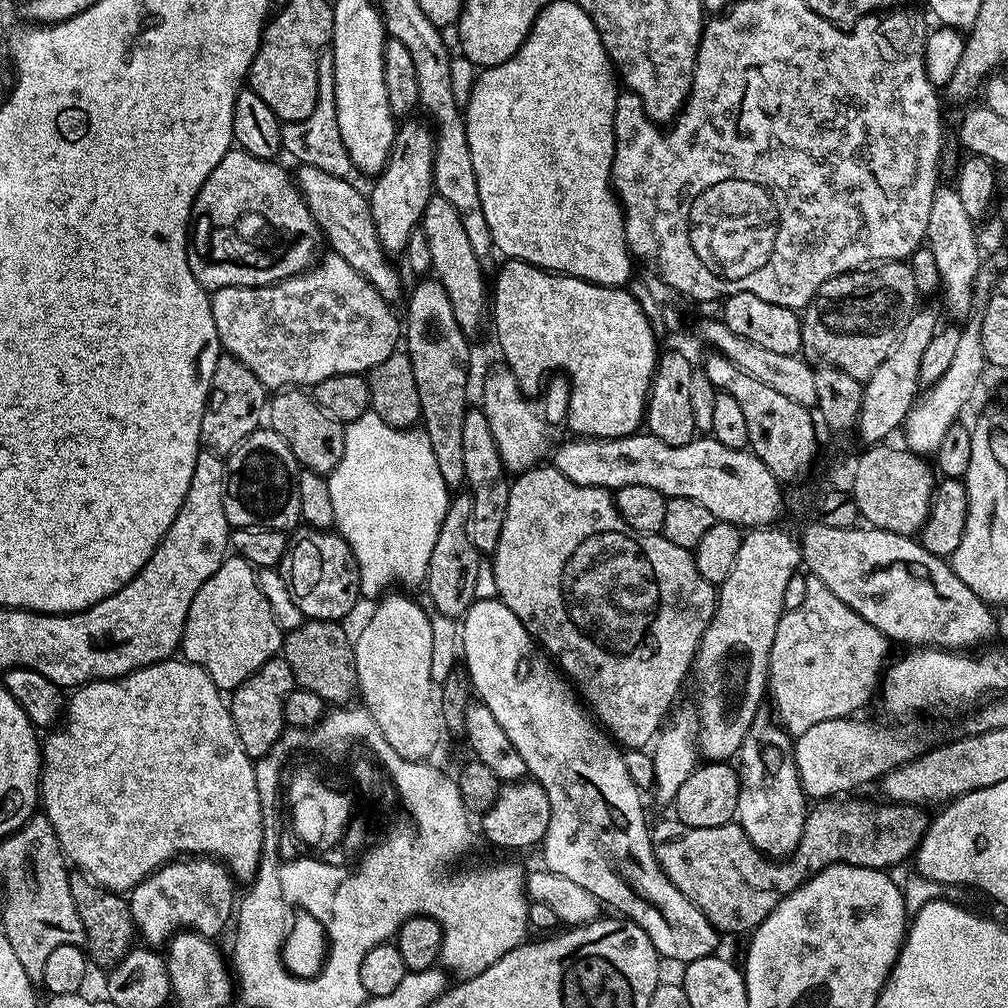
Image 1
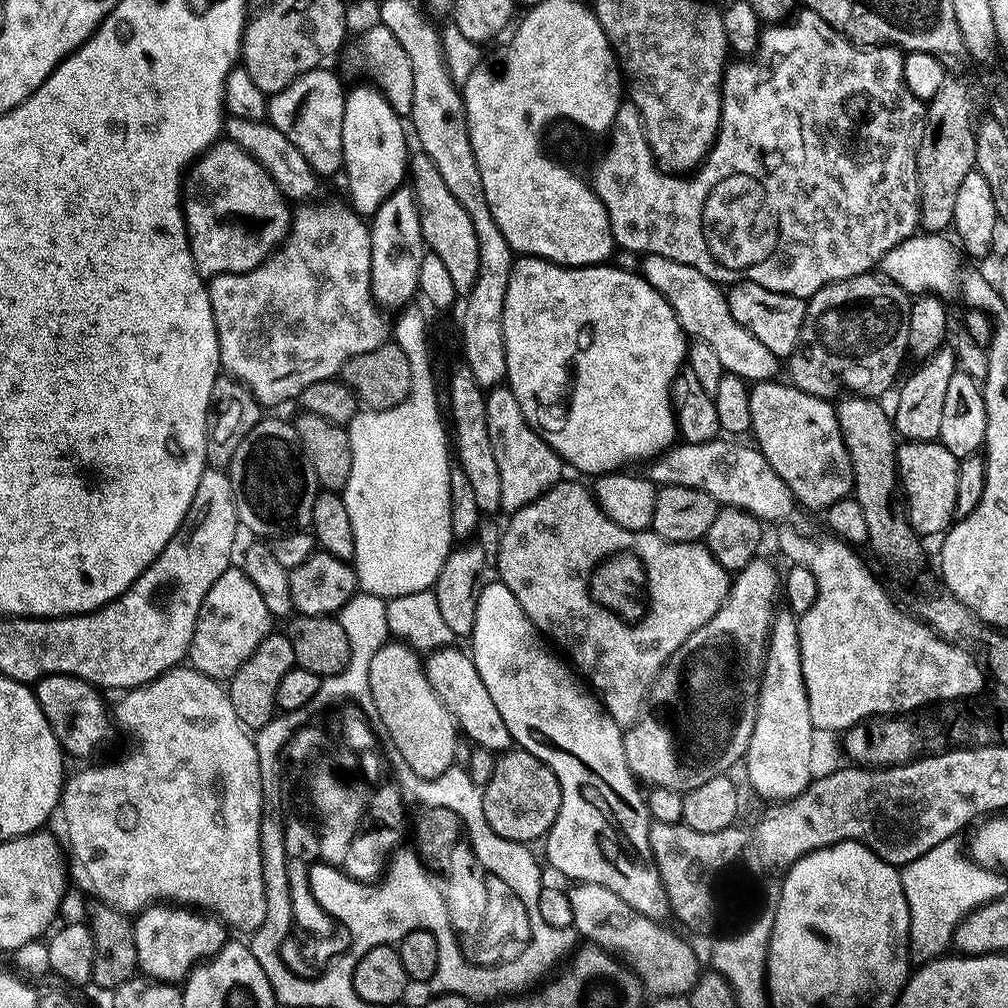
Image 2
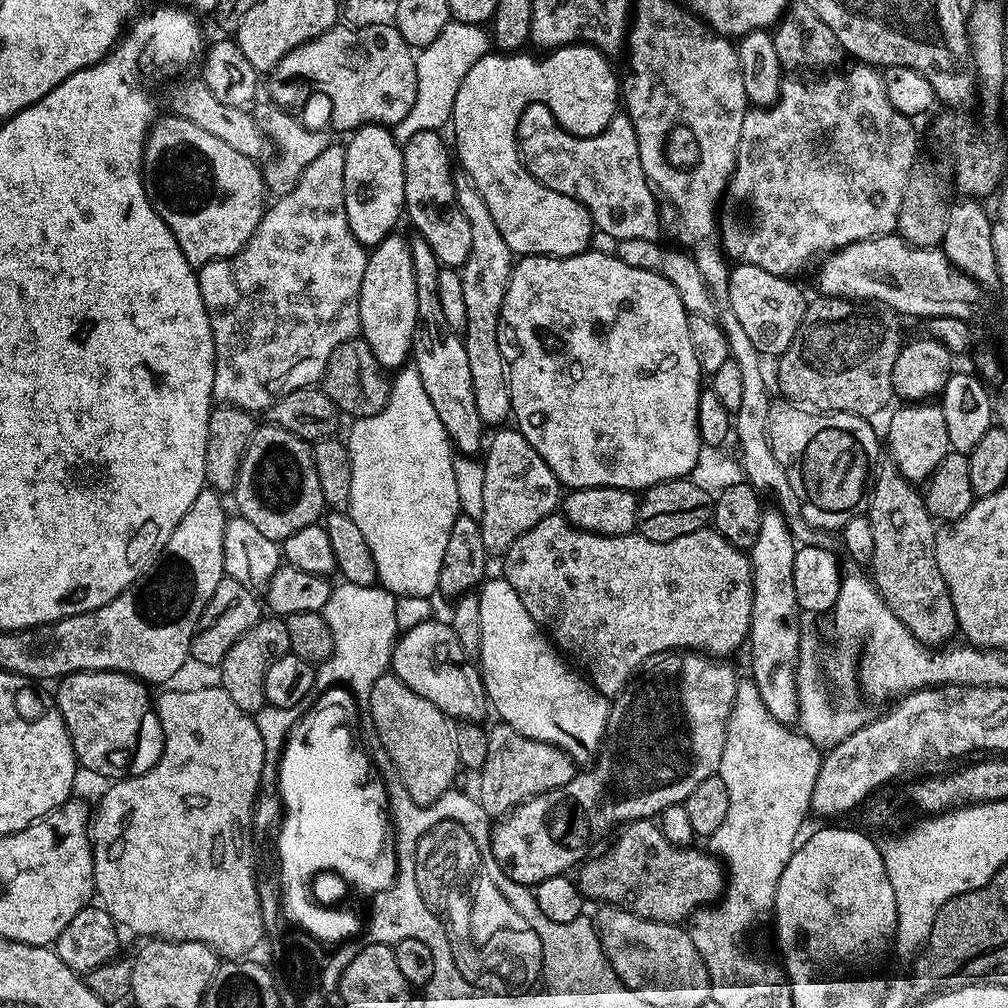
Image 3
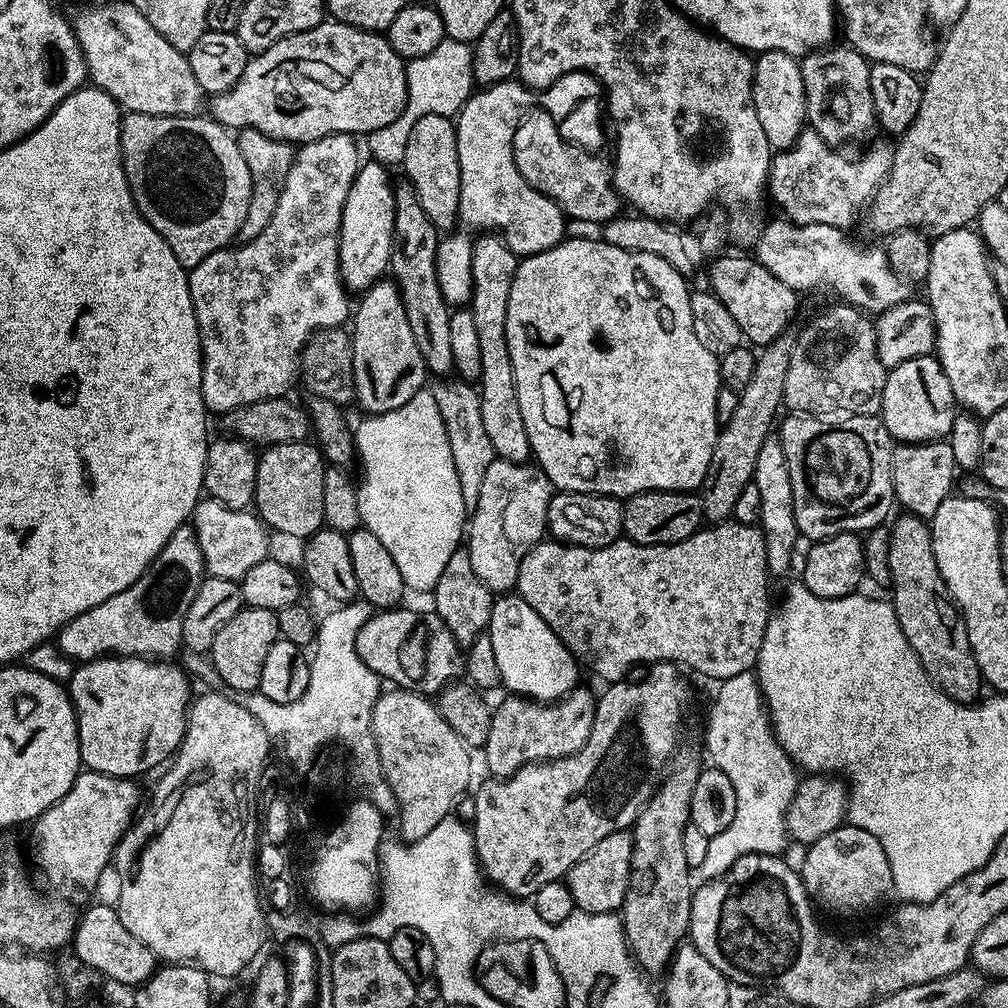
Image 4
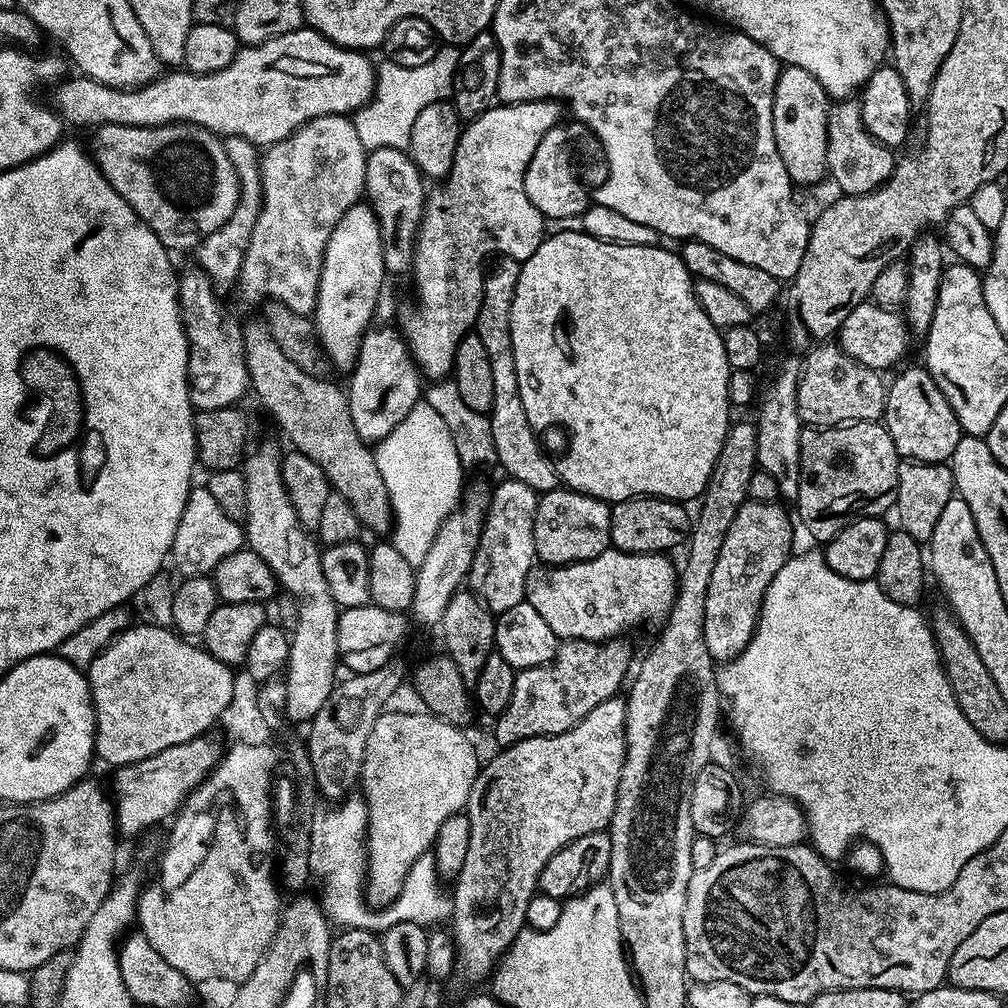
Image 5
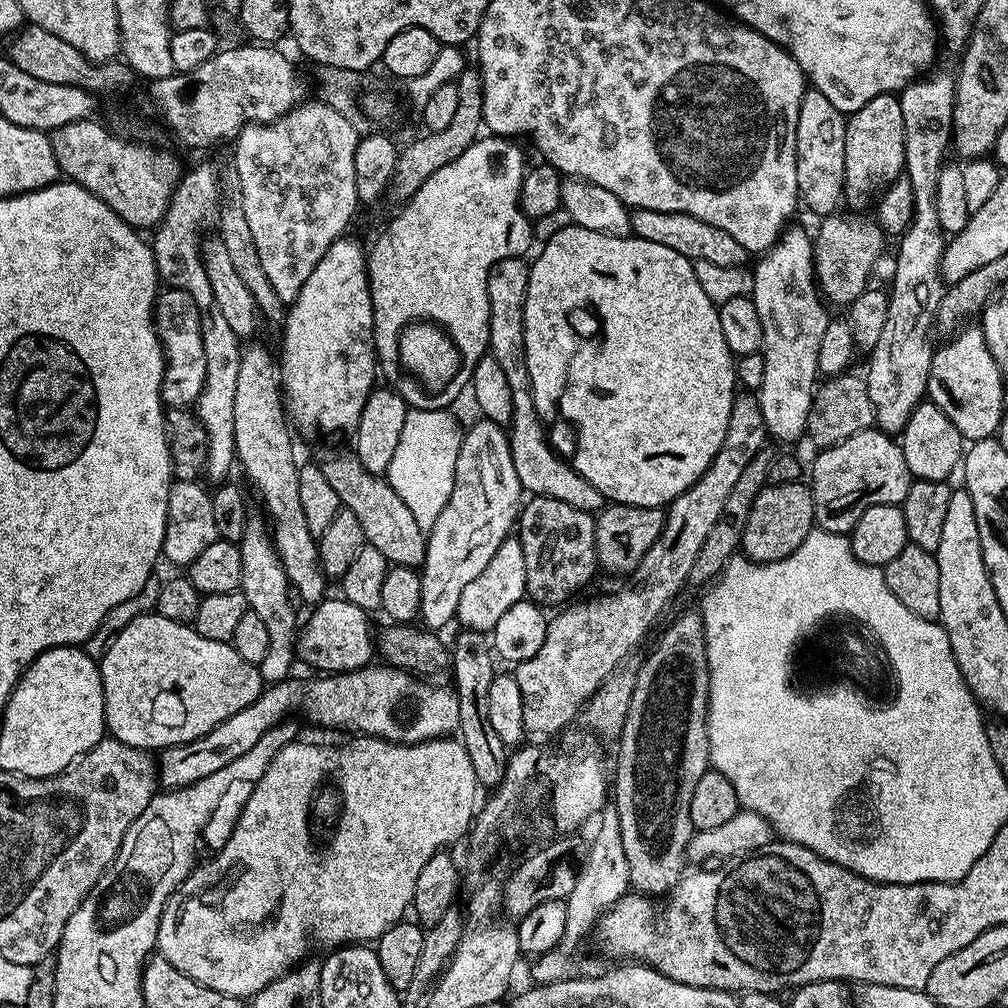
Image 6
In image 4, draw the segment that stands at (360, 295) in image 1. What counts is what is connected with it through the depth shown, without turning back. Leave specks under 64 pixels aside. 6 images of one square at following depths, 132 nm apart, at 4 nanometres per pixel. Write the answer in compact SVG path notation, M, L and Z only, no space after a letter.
M330 134L326 138L318 138L309 144L299 145L292 158L290 174L286 174L284 179L282 194L278 198L278 206L274 206L274 218L270 218L266 230L262 230L262 234L258 234L258 238L243 241L239 245L241 248L236 248L237 246L219 248L214 254L202 258L202 262L198 262L198 266L194 266L188 272L190 298L194 306L194 314L198 322L198 334L200 335L200 353L204 359L202 398L209 413L223 414L238 406L246 406L250 402L284 396L287 393L287 388L292 383L297 383L300 351L308 344L310 337L315 332L321 332L324 328L341 327L349 319L350 300L348 304L348 299L350 299L350 293L344 286L344 279L340 276L340 227L342 226L342 210L346 206L346 194L350 194L350 186L354 182L356 172L362 163L360 152L352 140L355 139L349 134Z

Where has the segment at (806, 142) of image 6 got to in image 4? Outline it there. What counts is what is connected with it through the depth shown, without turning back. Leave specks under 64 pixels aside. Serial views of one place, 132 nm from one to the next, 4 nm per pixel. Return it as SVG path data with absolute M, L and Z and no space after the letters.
M761 52L754 63L756 73L752 79L752 97L754 110L758 110L758 122L762 122L762 130L773 149L787 150L805 131L808 119L806 86L802 82L800 60L785 52Z

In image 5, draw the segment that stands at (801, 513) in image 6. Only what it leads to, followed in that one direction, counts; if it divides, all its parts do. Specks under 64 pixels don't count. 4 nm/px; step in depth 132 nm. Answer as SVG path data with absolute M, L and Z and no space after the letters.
M745 500L744 504L740 509L738 510L738 514L734 514L734 522L730 526L730 530L728 533L726 533L726 542L722 542L722 554L718 554L718 562L714 566L714 574L710 574L710 586L708 587L708 593L706 594L706 614L704 615L704 641L706 642L706 646L708 647L708 655L712 657L713 661L716 662L727 662L735 658L735 656L740 656L744 650L746 650L746 646L750 642L752 635L756 633L756 623L760 620L760 608L764 604L764 595L766 594L766 590L770 586L770 582L774 582L774 578L778 574L778 570L782 570L782 566L784 563L790 559L790 557L793 555L794 549L792 549L792 520L793 517L790 515L788 517L788 512L786 509L783 508L785 505L783 503L777 502L774 504L771 504L770 502L754 502L753 500Z

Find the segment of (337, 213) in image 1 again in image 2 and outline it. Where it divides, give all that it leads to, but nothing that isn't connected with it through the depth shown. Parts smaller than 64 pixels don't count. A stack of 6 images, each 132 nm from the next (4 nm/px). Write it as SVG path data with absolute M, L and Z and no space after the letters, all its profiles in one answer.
M228 116L224 121L224 132L227 139L242 150L246 150L246 154L253 156L264 167L270 174L270 178L274 178L278 190L288 201L308 202L315 197L312 195L319 190L320 183L322 183L321 177L312 169L310 162L304 157L304 152L298 150L298 146L294 142L290 142L290 138L286 138L286 134L282 134L282 130L269 124L267 119L251 120L250 118Z

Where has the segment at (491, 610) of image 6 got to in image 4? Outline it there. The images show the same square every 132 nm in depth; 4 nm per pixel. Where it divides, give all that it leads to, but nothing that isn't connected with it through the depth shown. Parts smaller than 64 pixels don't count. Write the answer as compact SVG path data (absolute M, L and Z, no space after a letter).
M499 458L490 462L479 491L477 509L470 515L466 524L466 551L470 554L470 566L474 566L474 574L482 578L482 582L493 594L508 594L515 589L518 566L522 566L522 558L526 558L526 554L545 539L548 507L553 495L552 484L535 463L519 464Z

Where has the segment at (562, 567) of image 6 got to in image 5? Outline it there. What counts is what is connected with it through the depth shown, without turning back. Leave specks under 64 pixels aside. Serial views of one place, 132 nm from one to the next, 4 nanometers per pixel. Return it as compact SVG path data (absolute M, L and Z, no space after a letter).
M561 486L543 493L536 501L534 514L534 550L541 565L573 564L590 558L598 558L610 547L609 501L599 500L581 492Z

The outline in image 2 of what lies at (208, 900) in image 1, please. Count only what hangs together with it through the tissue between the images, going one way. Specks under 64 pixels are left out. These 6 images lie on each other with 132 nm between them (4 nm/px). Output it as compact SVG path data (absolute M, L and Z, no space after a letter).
M171 902L151 904L132 920L132 929L134 930L134 950L138 950L137 969L148 979L160 980L164 984L183 981L197 964L213 956L230 939L229 929L217 917L203 910Z

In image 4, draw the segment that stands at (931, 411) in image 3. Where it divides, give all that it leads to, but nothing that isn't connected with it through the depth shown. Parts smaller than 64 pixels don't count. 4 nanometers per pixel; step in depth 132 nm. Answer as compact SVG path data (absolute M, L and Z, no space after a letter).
M947 439L931 440L925 444L897 443L892 449L892 477L896 504L904 507L901 509L907 515L921 516L923 520L931 521L938 506L953 495L958 480L954 450L950 450Z

